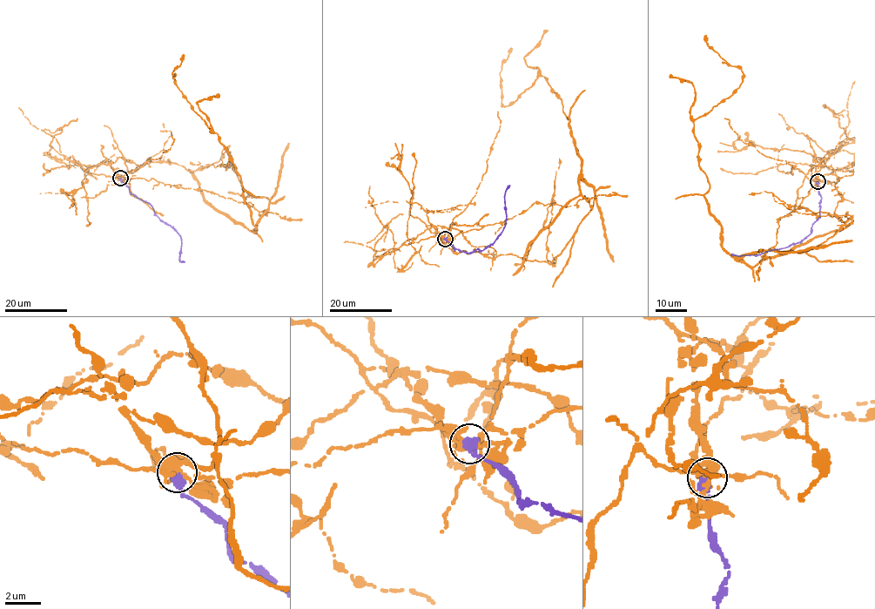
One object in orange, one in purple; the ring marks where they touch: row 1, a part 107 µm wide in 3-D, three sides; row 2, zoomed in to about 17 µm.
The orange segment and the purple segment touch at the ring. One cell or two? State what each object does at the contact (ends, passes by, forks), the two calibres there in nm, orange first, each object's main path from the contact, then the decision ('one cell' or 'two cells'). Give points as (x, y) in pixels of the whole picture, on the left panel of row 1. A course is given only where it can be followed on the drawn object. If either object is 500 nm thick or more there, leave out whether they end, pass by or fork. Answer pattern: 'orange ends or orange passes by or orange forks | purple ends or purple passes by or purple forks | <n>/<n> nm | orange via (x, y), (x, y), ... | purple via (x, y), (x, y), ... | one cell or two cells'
360/500 nm | orange via (120, 178), (88, 168), (193, 171), (226, 152), (268, 207), (255, 230), (232, 158), (177, 85), (183, 55) | purple via (120, 178), (131, 192), (150, 204), (161, 220), (180, 235), (179, 260), (185, 261) | two cells

